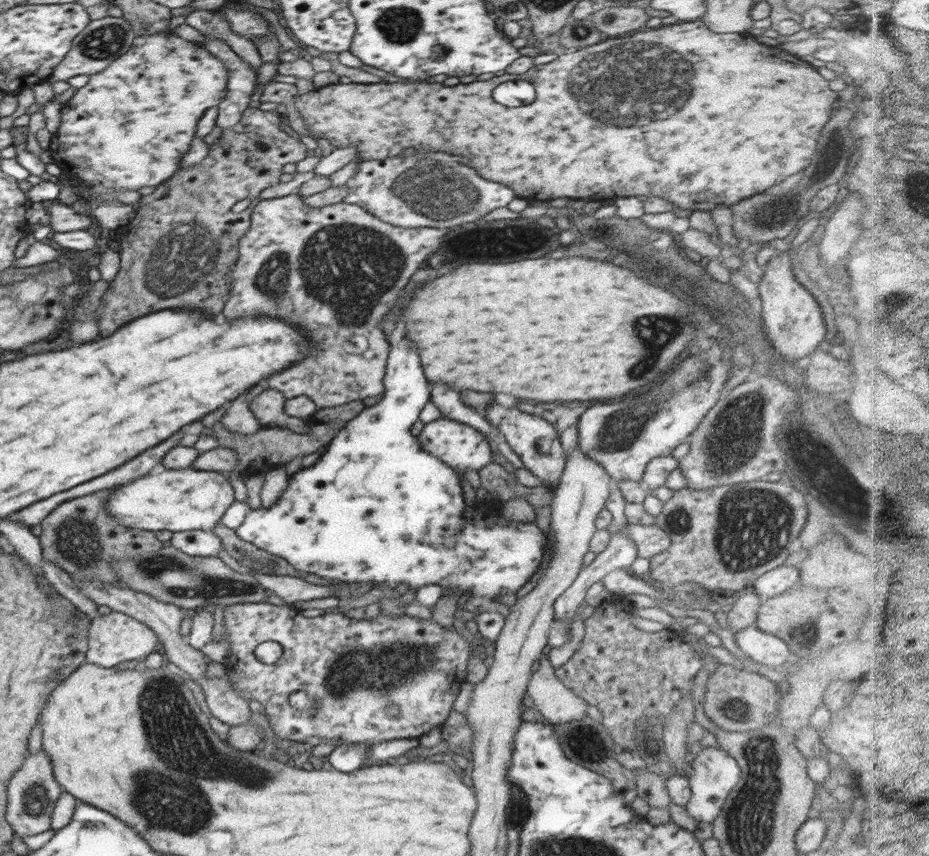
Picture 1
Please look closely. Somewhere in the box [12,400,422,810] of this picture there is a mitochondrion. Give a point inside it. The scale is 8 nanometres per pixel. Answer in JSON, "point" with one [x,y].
{"point":[196,583]}

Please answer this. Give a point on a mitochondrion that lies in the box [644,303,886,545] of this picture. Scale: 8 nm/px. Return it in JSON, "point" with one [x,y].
{"point":[735,461]}

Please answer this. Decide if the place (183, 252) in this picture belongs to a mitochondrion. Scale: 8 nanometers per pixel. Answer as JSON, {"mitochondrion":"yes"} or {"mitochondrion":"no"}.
{"mitochondrion":"yes"}

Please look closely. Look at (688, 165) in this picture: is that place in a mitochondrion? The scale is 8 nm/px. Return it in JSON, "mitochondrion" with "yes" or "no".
{"mitochondrion":"no"}

